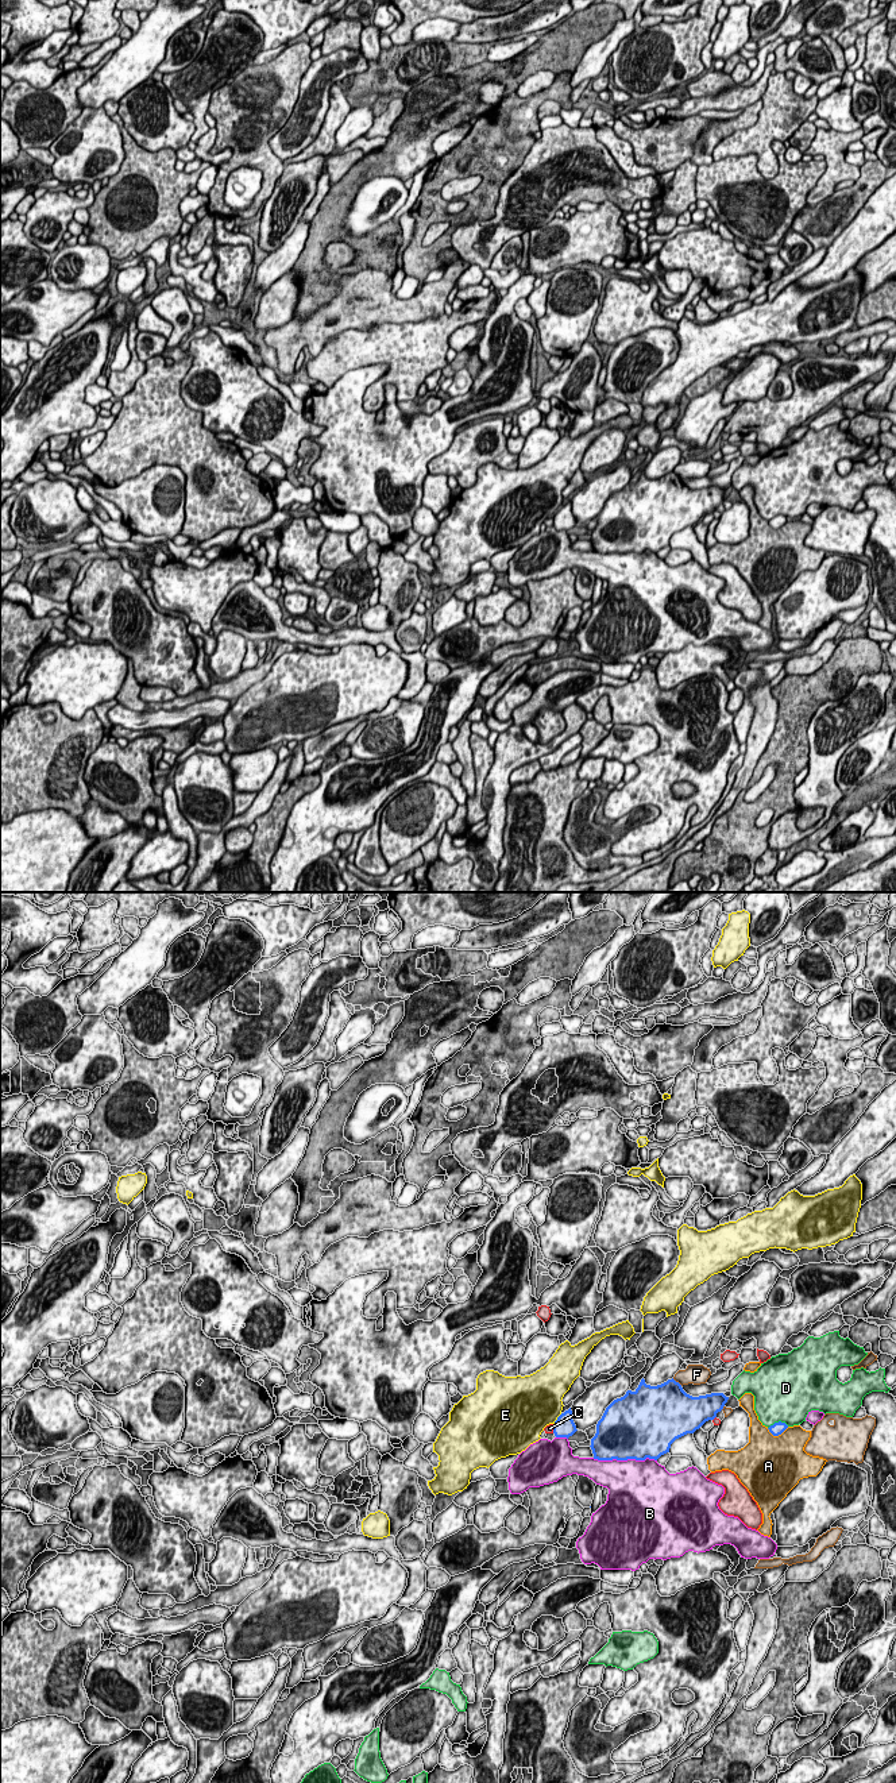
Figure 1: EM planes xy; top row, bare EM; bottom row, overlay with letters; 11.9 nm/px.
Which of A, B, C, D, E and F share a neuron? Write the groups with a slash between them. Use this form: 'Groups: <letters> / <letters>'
Groups: A / B / C / D / E / F

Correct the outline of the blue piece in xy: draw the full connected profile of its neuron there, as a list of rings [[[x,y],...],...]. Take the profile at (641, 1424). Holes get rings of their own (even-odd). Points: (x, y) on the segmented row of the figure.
[[[642,1378],[638,1388],[627,1390],[621,1398],[614,1400],[605,1410],[596,1424],[596,1433],[591,1439],[594,1459],[598,1460],[657,1460],[669,1452],[671,1444],[687,1435],[694,1433],[706,1421],[714,1420],[727,1402],[723,1393],[711,1393],[692,1397],[673,1378],[667,1382],[650,1386]]]

